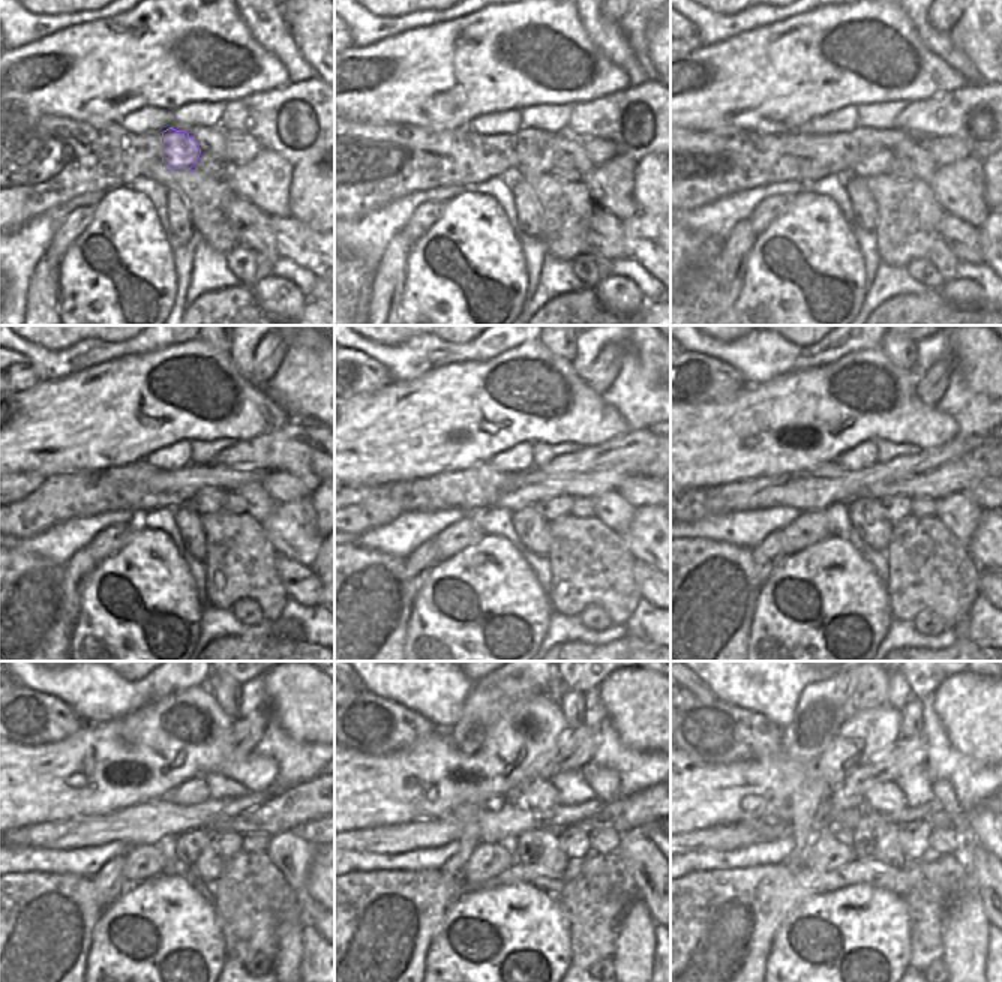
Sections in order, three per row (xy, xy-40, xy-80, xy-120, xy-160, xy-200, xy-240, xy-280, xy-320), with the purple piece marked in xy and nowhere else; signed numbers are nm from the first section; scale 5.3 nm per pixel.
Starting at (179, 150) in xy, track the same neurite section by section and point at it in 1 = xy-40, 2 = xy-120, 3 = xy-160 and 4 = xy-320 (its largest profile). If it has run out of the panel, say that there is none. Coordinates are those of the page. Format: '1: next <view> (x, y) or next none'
1: next xy-40 (539, 164)
2: next xy-120 (212, 499)
3: next xy-160 (557, 507)
4: next xy-320 (914, 837)

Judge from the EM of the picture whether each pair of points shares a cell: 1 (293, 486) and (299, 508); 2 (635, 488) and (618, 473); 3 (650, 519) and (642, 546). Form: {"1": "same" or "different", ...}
{"1": "different", "2": "different", "3": "same"}

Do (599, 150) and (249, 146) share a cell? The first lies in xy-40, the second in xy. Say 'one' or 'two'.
one

